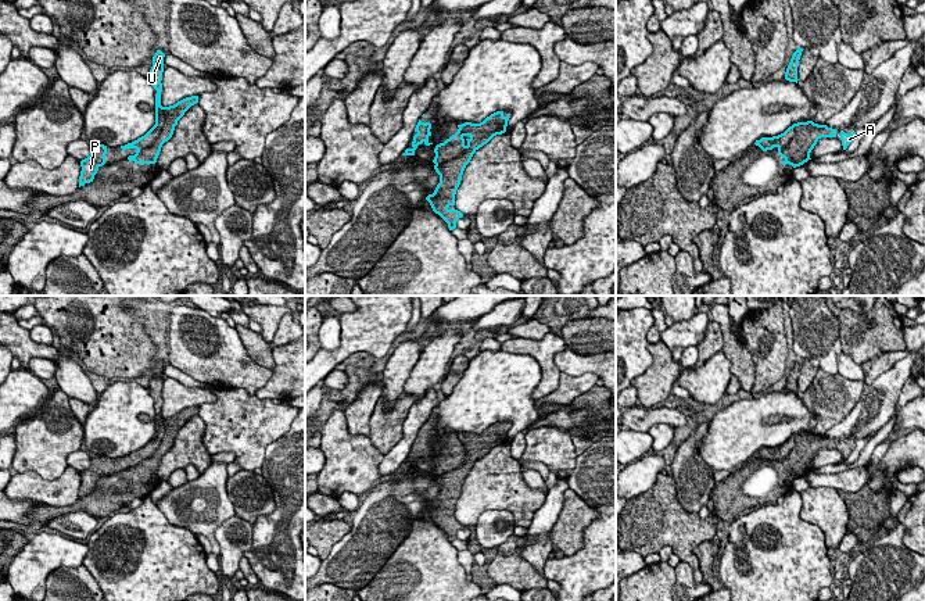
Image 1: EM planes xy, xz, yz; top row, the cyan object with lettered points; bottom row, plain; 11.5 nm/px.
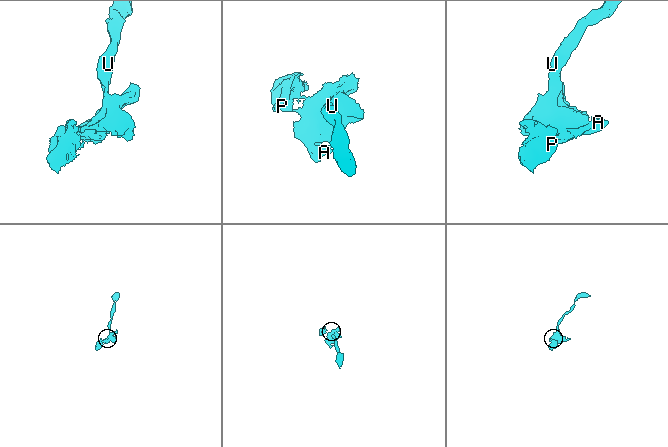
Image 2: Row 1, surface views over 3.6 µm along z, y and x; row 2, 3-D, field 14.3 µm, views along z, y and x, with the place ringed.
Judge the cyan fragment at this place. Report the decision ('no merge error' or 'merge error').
no merge error

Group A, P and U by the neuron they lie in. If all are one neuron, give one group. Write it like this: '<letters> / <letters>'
A P U

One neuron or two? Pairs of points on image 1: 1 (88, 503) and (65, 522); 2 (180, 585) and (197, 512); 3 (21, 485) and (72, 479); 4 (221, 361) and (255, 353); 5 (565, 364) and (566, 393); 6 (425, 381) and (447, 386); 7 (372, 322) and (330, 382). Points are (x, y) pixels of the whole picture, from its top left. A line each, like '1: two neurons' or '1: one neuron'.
1: two neurons
2: two neurons
3: one neuron
4: two neurons
5: two neurons
6: two neurons
7: two neurons

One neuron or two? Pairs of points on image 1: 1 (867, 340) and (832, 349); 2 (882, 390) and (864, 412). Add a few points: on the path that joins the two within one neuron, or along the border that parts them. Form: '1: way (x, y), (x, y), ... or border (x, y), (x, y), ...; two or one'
1: border (836, 317), (838, 339), (843, 351); two
2: way (881, 396), (870, 407); one

